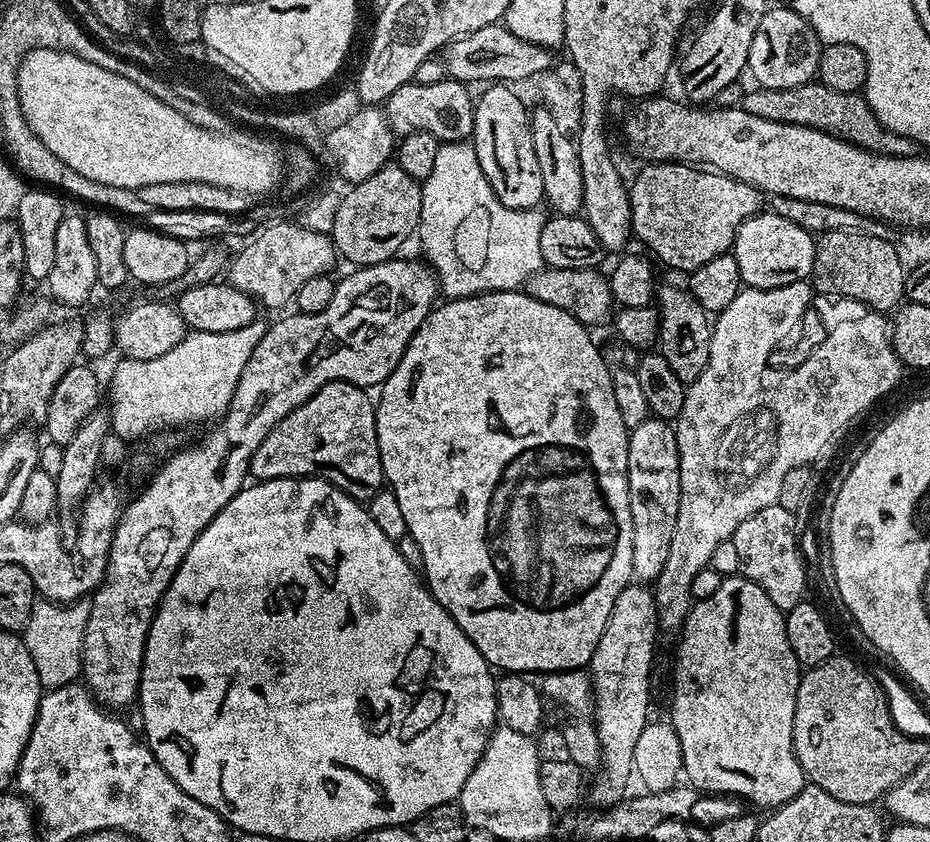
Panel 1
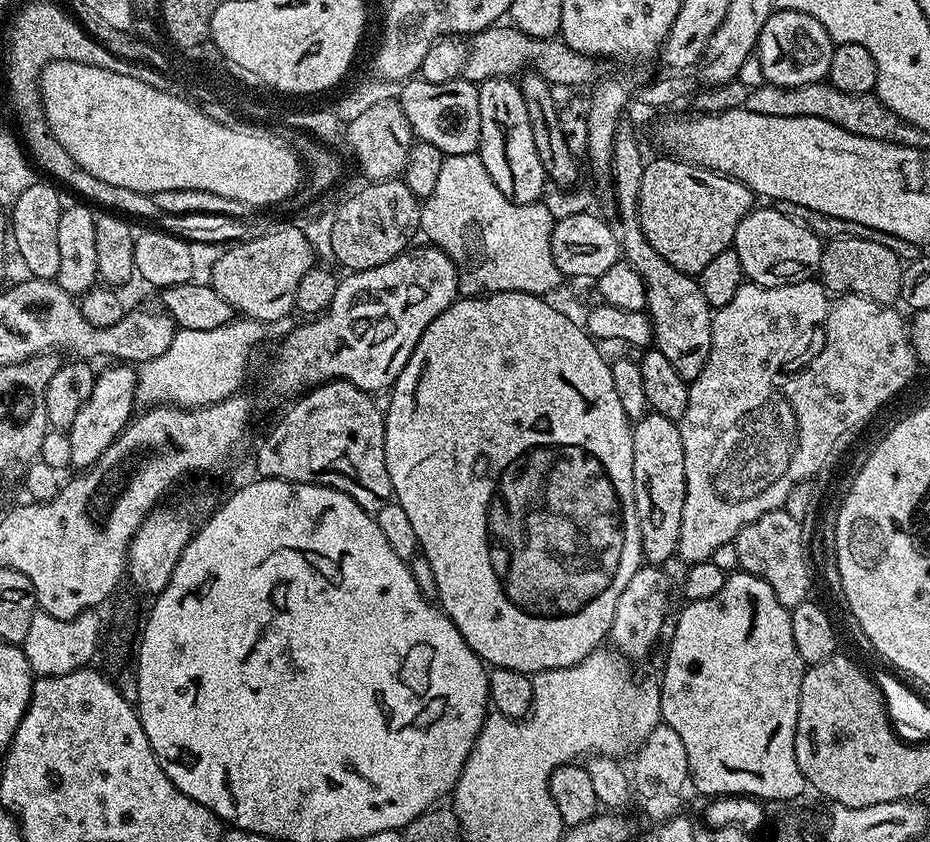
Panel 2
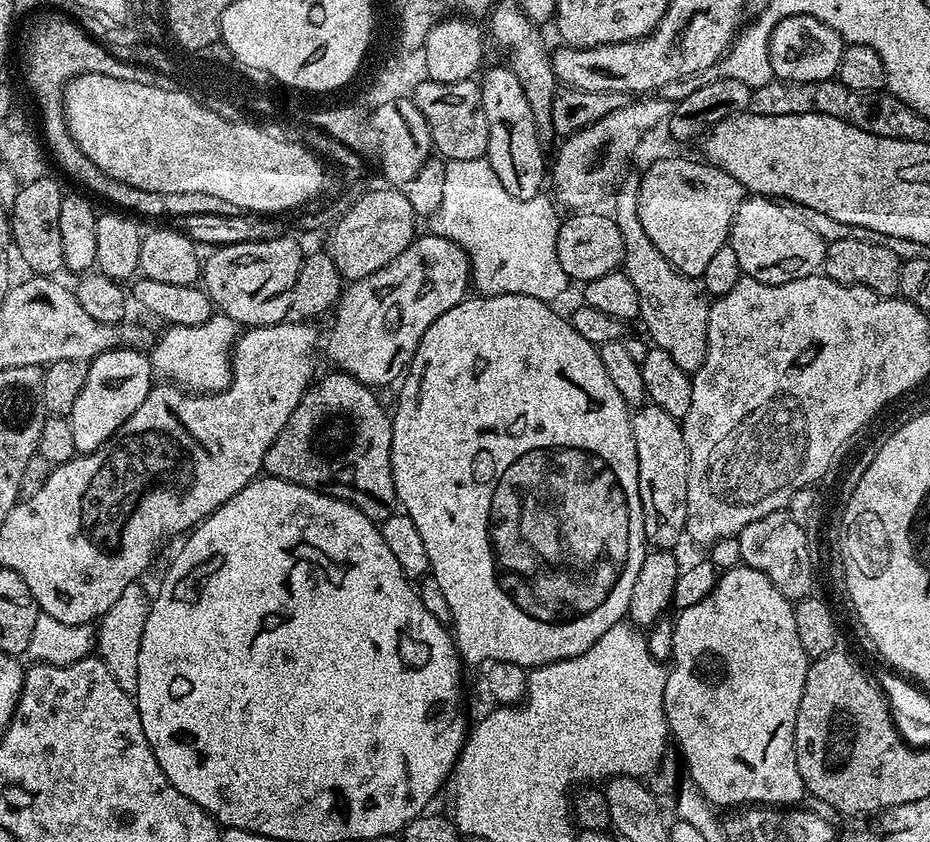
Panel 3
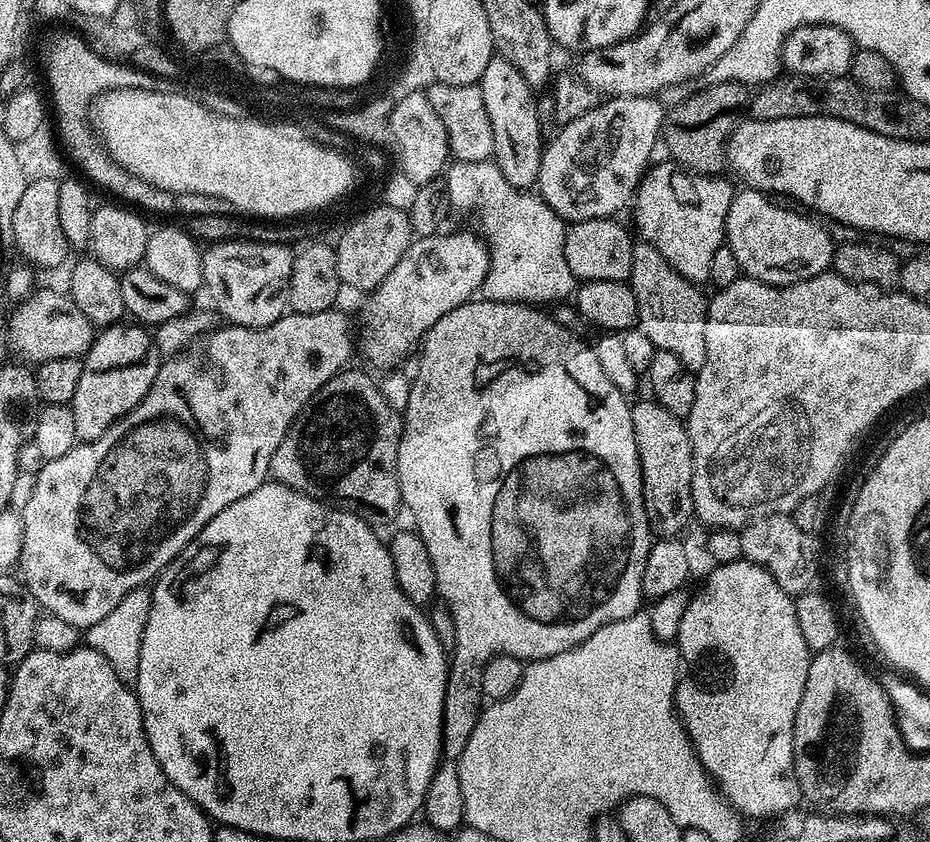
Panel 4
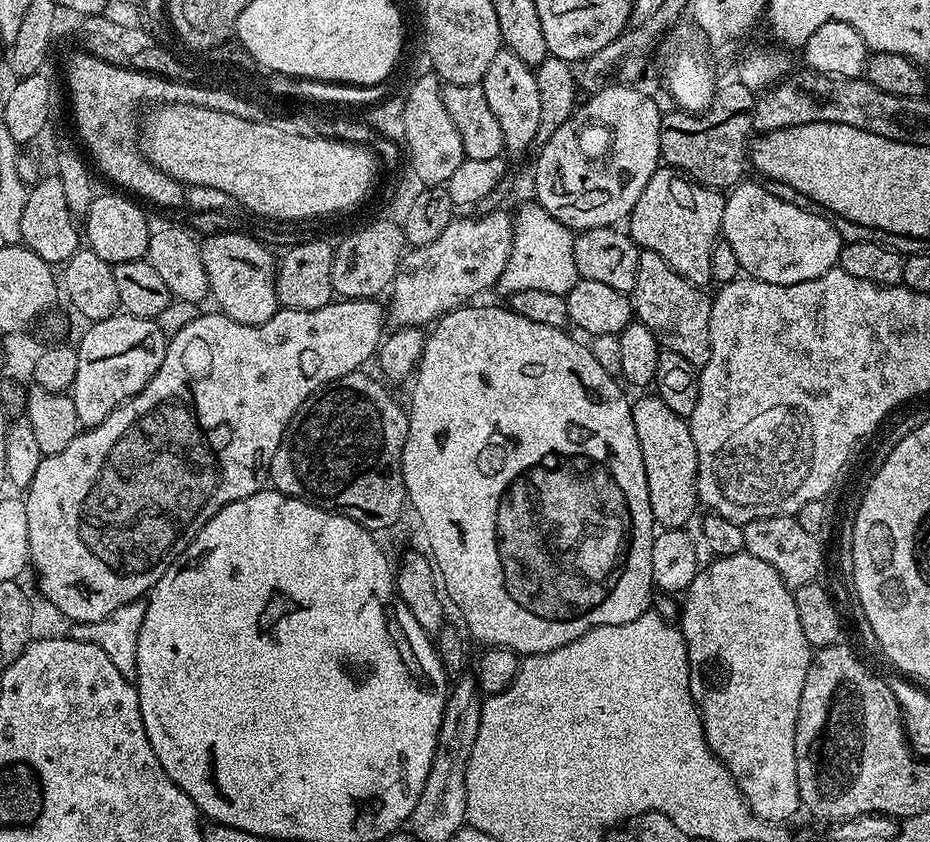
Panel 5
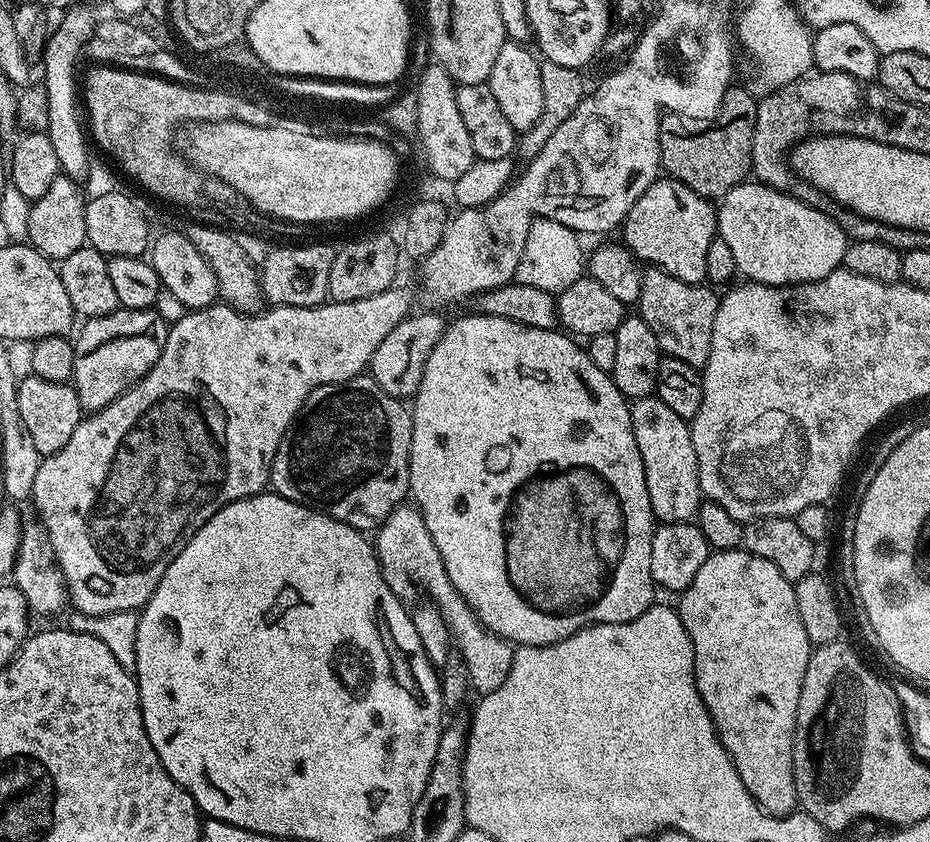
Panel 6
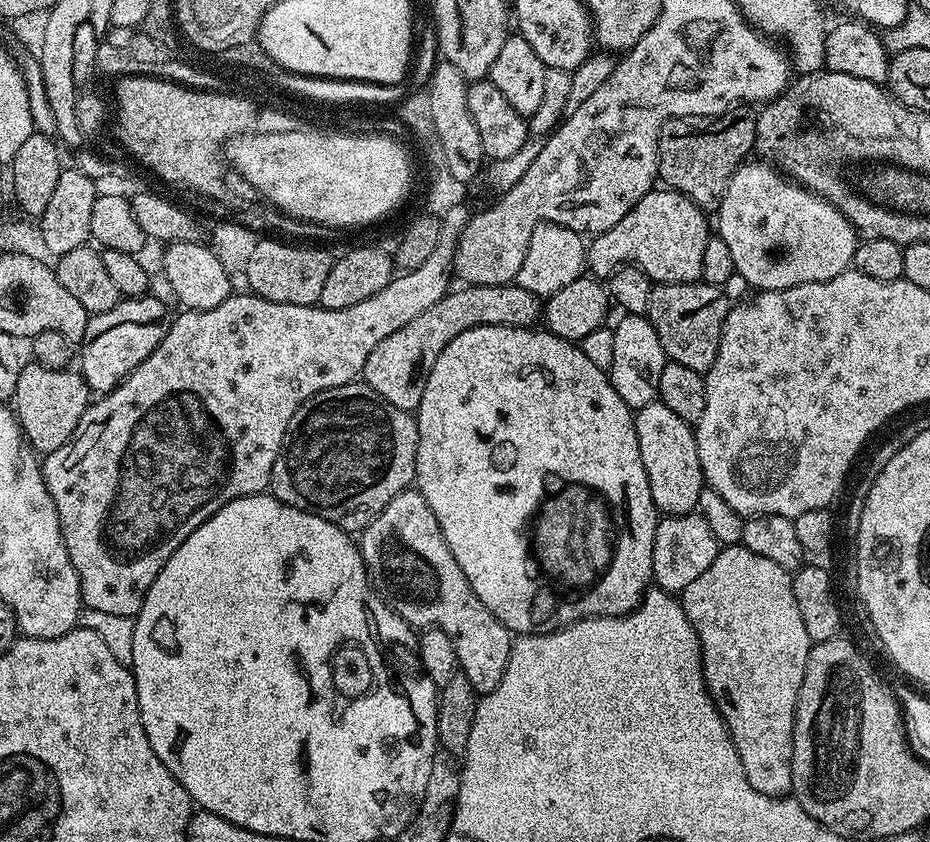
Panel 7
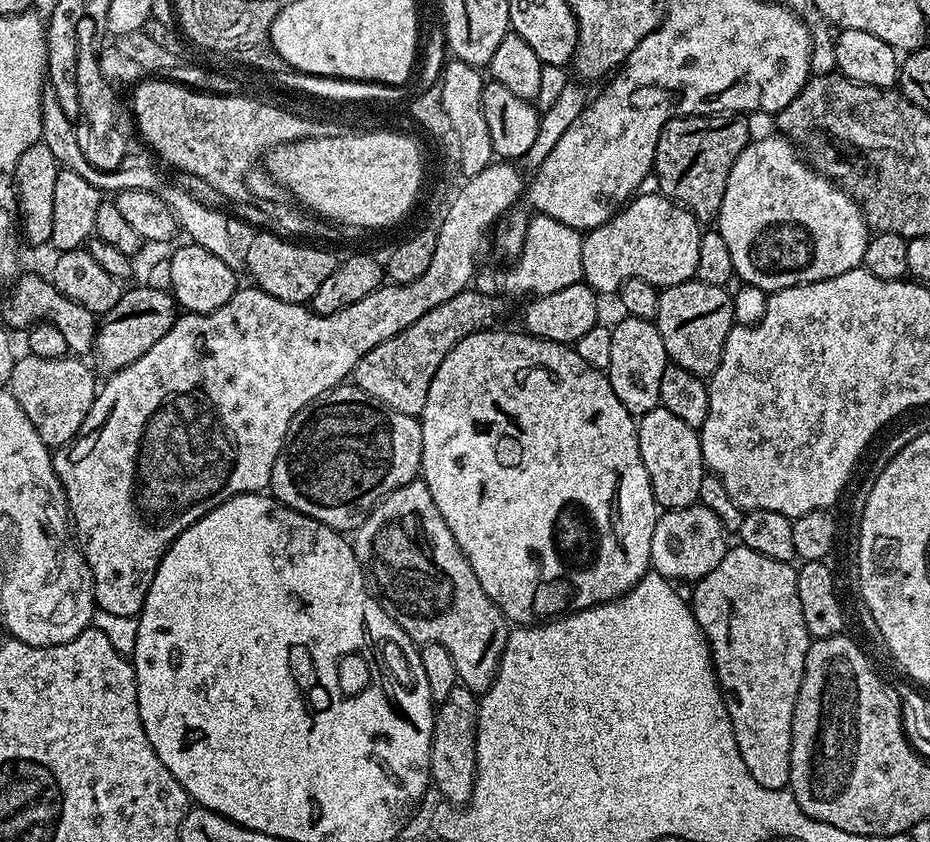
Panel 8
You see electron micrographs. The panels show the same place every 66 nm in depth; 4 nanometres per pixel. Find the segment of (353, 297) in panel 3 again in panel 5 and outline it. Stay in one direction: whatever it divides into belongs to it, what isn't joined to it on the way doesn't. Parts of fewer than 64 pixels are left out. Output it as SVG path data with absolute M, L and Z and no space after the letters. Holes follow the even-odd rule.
M499 210L494 213L486 214L485 216L478 216L473 218L471 215L465 214L461 218L453 218L450 222L450 226L446 226L446 230L442 230L442 234L438 238L434 238L434 242L430 242L426 246L421 248L412 248L411 251L405 255L404 259L400 262L400 269L396 272L396 279L392 282L392 287L390 289L390 297L392 296L392 305L389 303L386 308L387 315L396 323L395 327L397 329L411 328L413 326L428 326L433 322L440 319L445 312L452 312L456 308L463 308L469 303L468 300L471 296L476 296L479 292L484 292L488 287L499 285L500 275L502 270L506 270L508 265L508 259L512 257L512 229L514 227L514 220L511 215L508 216L504 210Z

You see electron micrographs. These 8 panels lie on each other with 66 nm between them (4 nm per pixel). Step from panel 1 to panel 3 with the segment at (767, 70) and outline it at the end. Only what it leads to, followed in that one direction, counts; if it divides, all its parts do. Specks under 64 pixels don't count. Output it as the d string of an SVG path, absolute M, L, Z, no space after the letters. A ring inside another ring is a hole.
M809 16L782 18L782 22L778 22L778 26L774 26L770 34L768 68L771 75L778 80L794 82L831 80L842 62L845 47L842 37L833 28L826 26L826 22L818 22L818 18Z

